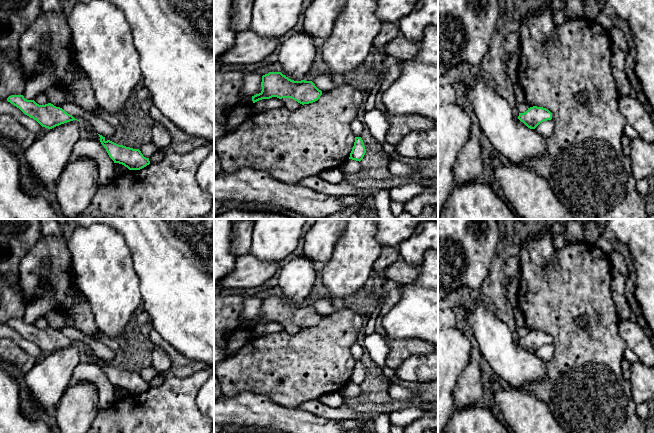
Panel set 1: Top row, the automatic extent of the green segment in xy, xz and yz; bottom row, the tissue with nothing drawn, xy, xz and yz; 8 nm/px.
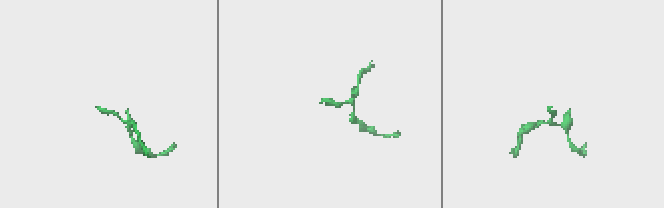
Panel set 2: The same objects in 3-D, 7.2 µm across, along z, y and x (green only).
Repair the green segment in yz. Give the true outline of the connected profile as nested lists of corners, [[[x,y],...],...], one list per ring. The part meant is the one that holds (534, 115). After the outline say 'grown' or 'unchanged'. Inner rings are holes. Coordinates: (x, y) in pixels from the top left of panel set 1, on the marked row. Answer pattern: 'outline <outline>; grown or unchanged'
outline [[[533,106],[524,113],[519,113],[518,119],[528,128],[535,129],[540,123],[551,120],[552,113],[543,107]]]; unchanged

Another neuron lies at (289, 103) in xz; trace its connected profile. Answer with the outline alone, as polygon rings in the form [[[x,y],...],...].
[[[282,98],[280,100],[284,103],[284,107],[289,110],[297,110],[302,106],[302,104],[298,103],[297,101],[291,98]]]

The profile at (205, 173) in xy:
[[[214,148],[200,163],[196,179],[200,188],[214,199]]]

